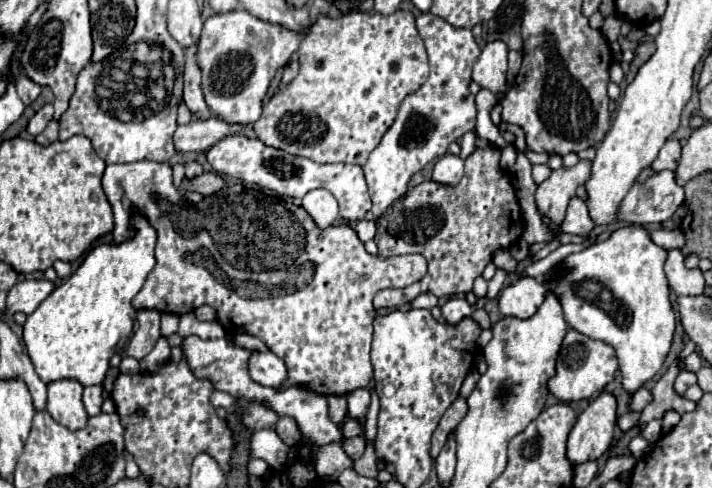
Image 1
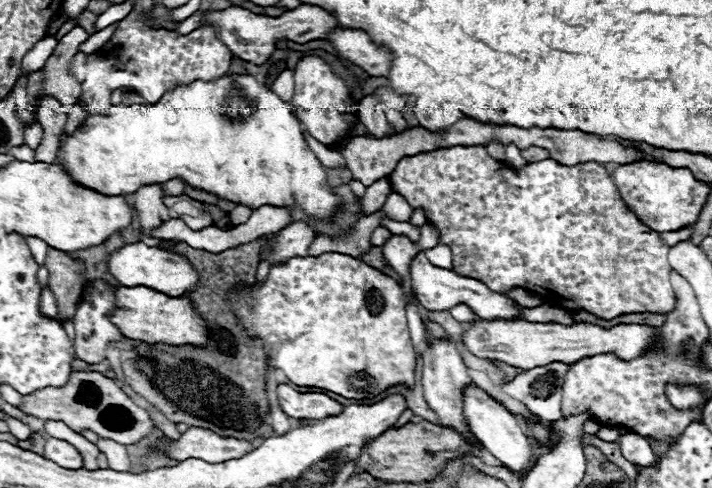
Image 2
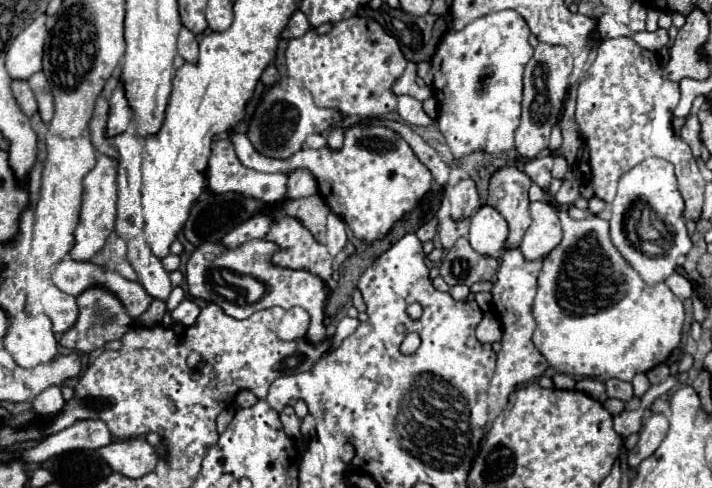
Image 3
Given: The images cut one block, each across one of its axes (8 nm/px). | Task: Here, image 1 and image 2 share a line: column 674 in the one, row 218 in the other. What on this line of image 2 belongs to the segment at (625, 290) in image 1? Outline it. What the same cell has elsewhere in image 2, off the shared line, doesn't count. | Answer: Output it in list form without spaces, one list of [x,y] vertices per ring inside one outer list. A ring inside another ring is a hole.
[[[222,76],[220,80],[216,82],[202,82],[202,80],[196,80],[192,82],[190,86],[180,86],[176,88],[174,92],[168,92],[156,106],[114,106],[108,110],[108,114],[92,114],[88,116],[80,128],[76,128],[74,134],[68,134],[66,140],[64,140],[64,146],[58,148],[58,156],[56,156],[56,164],[60,164],[74,182],[90,188],[90,190],[96,190],[96,192],[102,192],[102,194],[108,194],[108,196],[118,196],[118,194],[132,194],[136,192],[140,186],[144,184],[164,184],[172,178],[180,178],[184,180],[188,186],[194,186],[194,188],[202,188],[206,192],[212,192],[220,198],[226,198],[226,200],[232,200],[236,204],[248,204],[252,206],[254,210],[258,206],[264,206],[264,204],[270,204],[270,206],[294,206],[294,208],[302,208],[306,210],[308,216],[316,218],[316,220],[328,220],[328,216],[334,212],[334,208],[338,206],[338,198],[334,194],[328,192],[328,186],[324,184],[324,170],[322,170],[322,164],[318,162],[318,158],[314,156],[314,152],[308,148],[304,136],[302,136],[302,130],[300,130],[300,122],[298,118],[294,116],[294,112],[290,110],[290,106],[280,100],[270,88],[262,86],[254,76]]]

